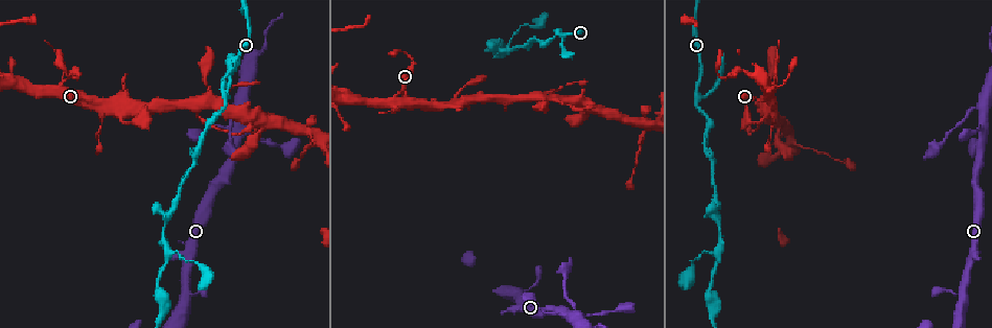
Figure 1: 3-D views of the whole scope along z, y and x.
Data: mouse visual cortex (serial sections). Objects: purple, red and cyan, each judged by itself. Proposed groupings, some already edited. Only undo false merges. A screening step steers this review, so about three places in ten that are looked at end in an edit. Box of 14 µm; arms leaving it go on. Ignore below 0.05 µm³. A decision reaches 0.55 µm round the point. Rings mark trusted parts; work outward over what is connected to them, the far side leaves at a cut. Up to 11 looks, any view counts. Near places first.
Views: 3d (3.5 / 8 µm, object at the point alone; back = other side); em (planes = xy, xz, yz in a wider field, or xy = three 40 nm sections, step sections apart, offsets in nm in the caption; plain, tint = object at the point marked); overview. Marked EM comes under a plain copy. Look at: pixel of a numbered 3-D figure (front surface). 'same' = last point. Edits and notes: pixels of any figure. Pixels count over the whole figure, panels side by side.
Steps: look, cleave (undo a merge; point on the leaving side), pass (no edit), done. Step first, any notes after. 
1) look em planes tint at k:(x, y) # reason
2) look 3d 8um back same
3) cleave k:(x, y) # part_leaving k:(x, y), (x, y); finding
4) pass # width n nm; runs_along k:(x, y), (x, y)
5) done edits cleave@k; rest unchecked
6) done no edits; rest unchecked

look 3d 8um back at 1:(57, 88) # calibre changes

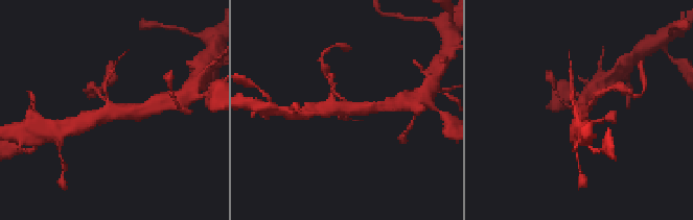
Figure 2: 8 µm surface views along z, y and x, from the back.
look 3d 3.5um at 2:(112, 109)

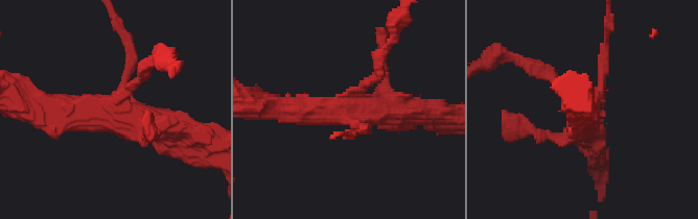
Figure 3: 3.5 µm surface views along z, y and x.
look em planes tint at 3:(118, 104)

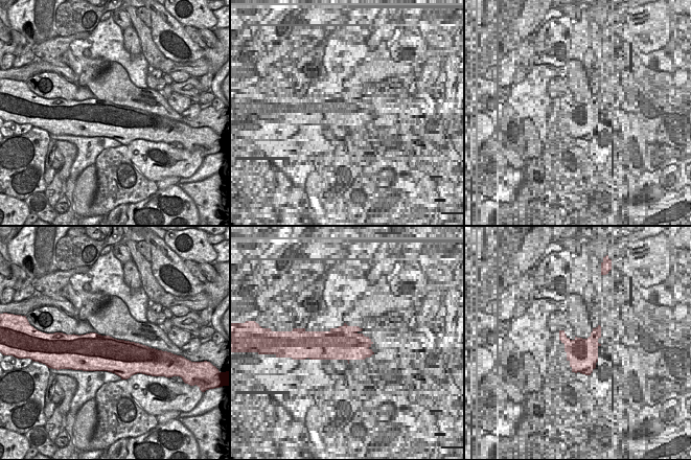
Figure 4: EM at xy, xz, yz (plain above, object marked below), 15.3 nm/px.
pass # width 550 nm; runs_along 3:(566, 131), (585, 116), (527, 62); one cell here

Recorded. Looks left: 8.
look 3d 3.5um back at 1:(541, 98) # thick turns thin

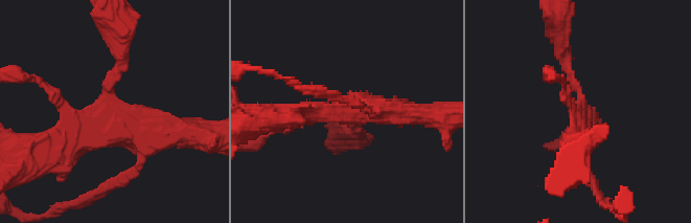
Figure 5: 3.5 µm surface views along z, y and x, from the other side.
look em xy step 2 tint at 5:(352, 110) # arms 4; arm_widths 150, 150, 350, 350 nm; need the tissue

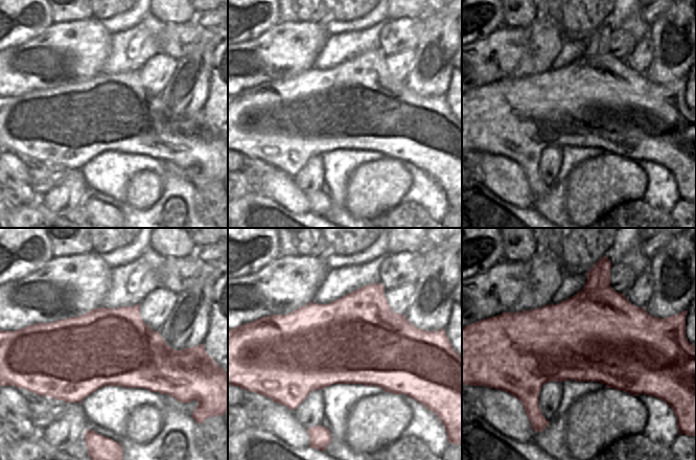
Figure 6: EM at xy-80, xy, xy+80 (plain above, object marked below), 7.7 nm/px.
pass # width 700 nm; runs_along 5:(189, 133), (107, 130), (54, 149); continuous, no second cell

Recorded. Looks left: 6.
look 3d 3.5um at 1:(697, 95) # side arm on a straight run

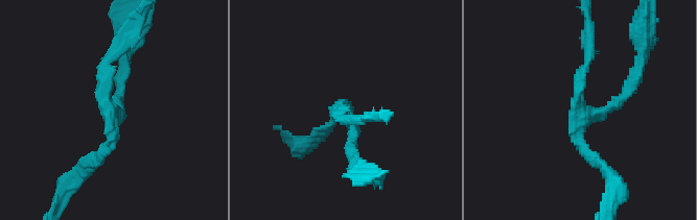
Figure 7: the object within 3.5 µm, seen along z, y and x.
look em xy step 5 tint at 7:(578, 103) # arms 3; arm_widths 150, 150, 150 nm; now the EM

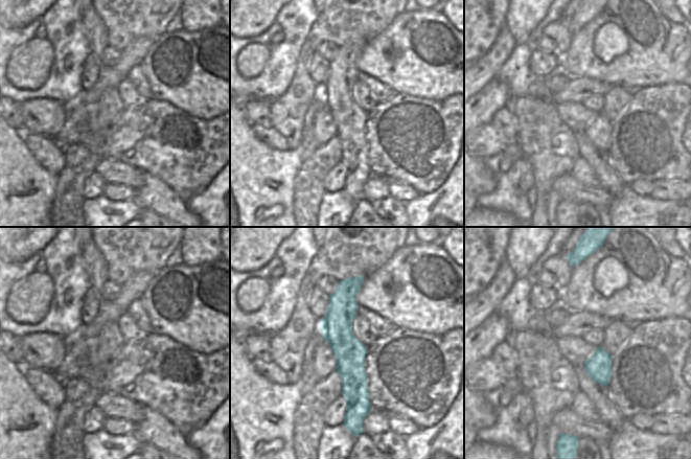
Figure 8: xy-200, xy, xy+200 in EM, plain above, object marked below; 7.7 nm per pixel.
look em xy step 1 tint same

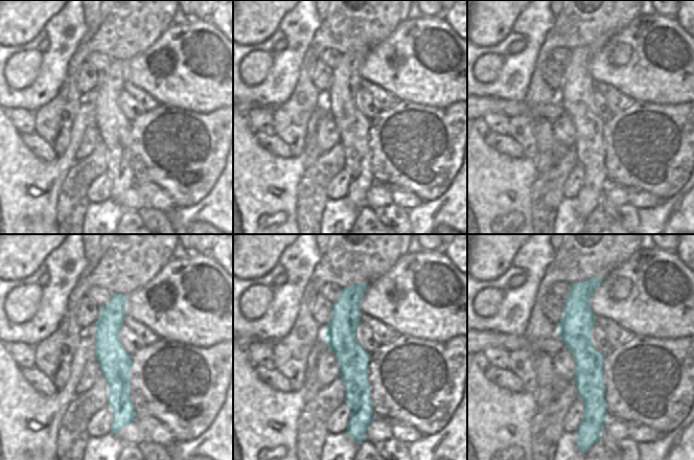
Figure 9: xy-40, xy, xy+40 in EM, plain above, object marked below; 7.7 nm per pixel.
pass # all the same cell

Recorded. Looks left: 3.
look 3d 3.5um at 1:(715, 215) # sharp bend

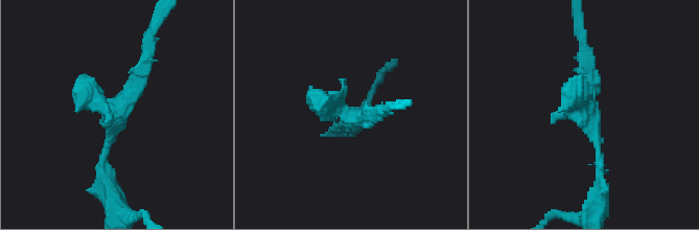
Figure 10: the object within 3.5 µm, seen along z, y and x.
look em xy step 3 tint at 10:(354, 119)

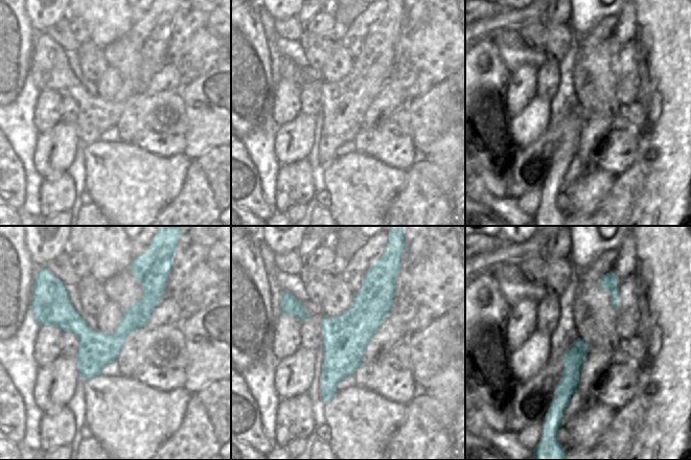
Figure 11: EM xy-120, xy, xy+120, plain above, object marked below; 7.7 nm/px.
pass # width 360 nm; runs_along 11:(372, 278), (324, 399); continuous, no second cell

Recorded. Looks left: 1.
done no edits; rest unchecked

